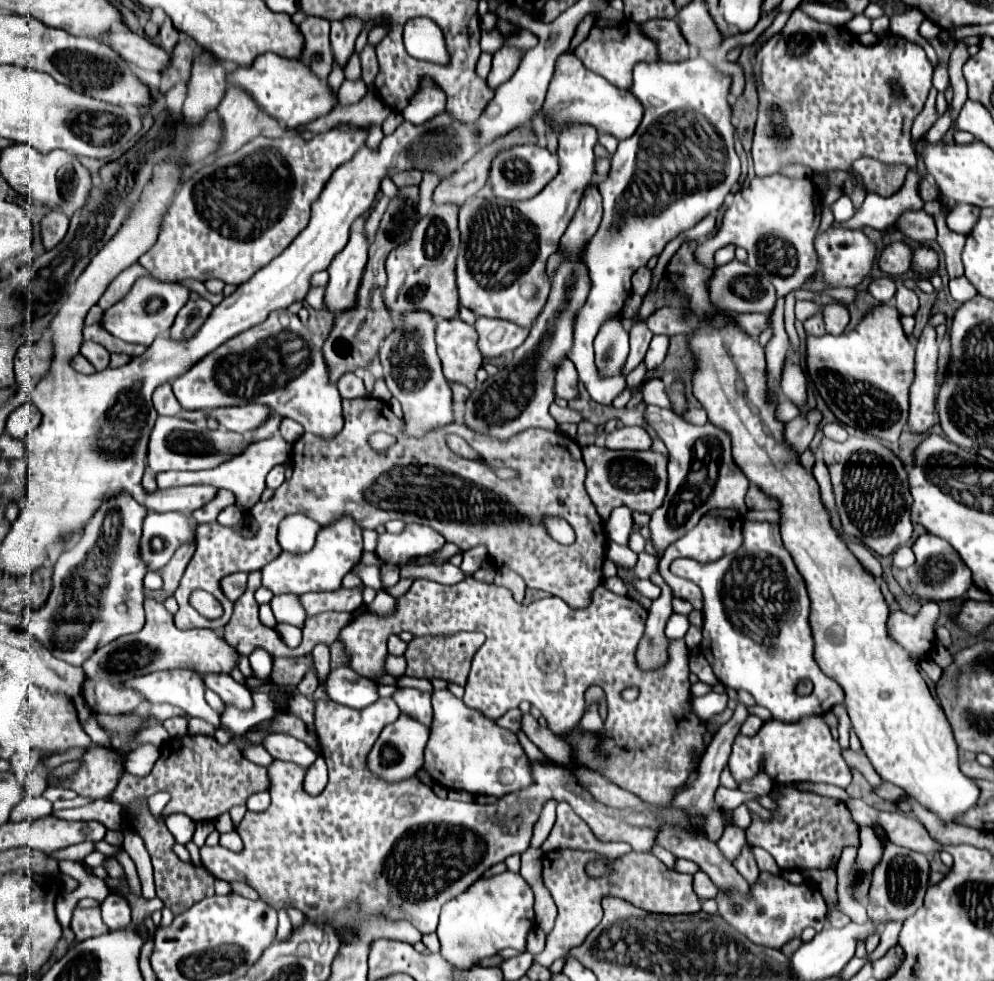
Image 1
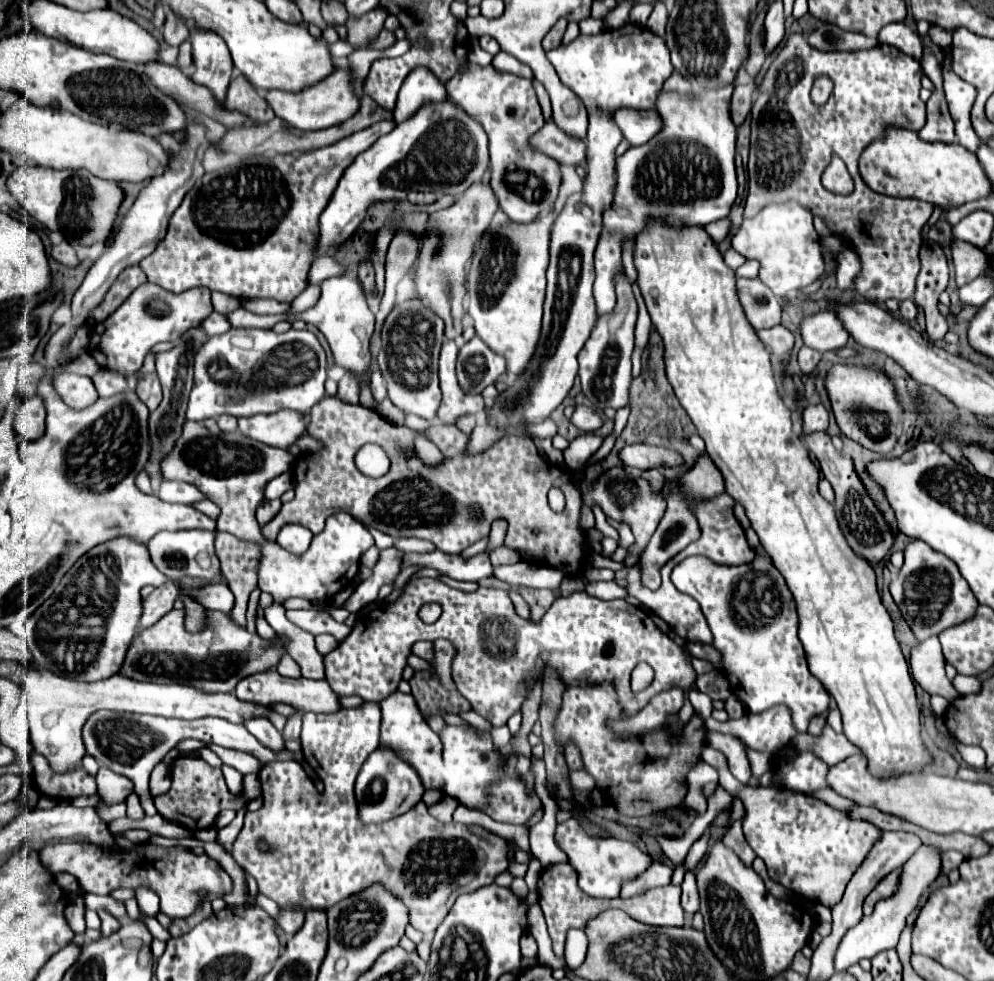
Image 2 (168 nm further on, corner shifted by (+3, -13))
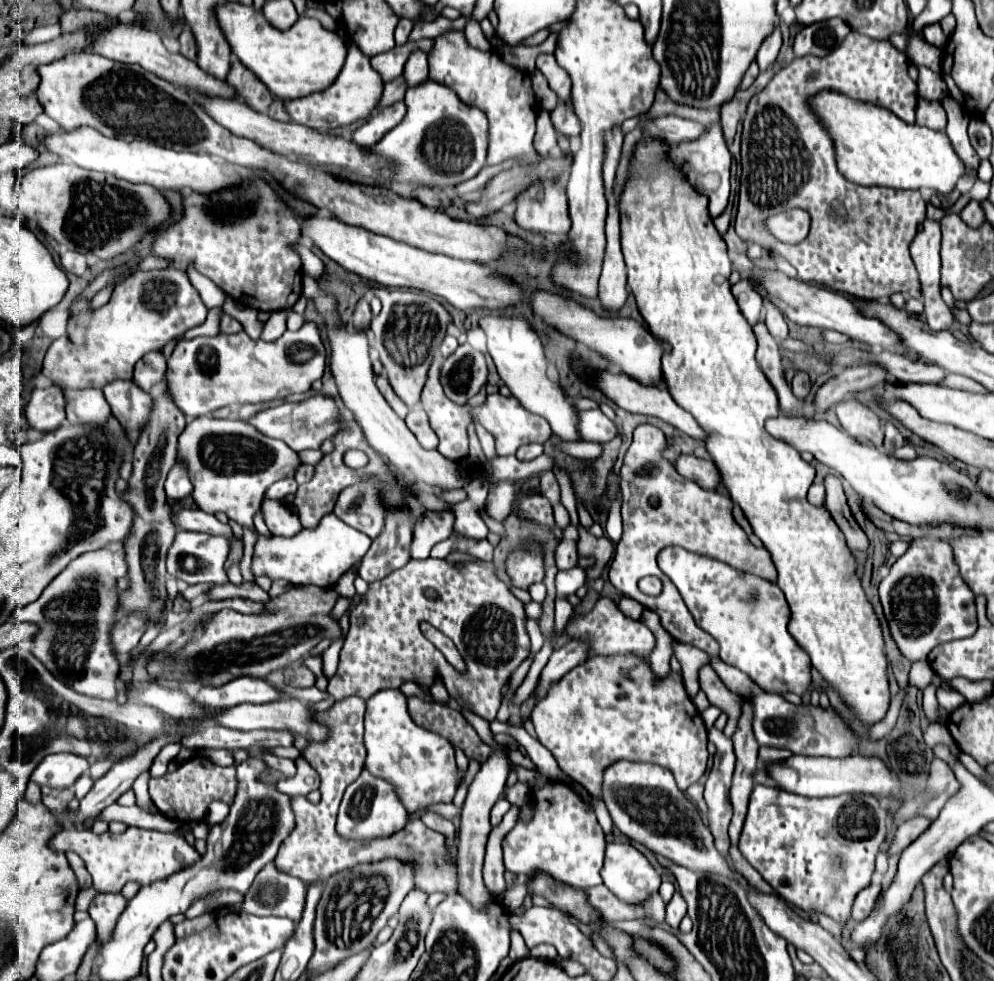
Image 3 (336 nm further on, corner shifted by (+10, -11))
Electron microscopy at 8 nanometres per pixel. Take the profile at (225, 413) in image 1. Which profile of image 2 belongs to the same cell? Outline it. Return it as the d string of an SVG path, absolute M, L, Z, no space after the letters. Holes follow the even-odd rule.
M279 410L273 414L239 418L239 432L277 448L293 446L303 434L307 434L307 426L309 416L299 414L297 410Z

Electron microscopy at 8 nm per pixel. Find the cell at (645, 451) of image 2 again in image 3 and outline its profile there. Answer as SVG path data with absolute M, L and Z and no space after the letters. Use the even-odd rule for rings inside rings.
M682 454L670 462L676 468L676 472L680 472L680 476L698 482L702 488L714 490L720 484L720 474L716 472L716 466L710 460L700 460L696 456Z

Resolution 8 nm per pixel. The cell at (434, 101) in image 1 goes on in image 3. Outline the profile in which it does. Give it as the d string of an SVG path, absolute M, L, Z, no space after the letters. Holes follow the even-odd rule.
M412 52L404 66L404 80L408 88L424 84L428 80L428 56L424 52Z

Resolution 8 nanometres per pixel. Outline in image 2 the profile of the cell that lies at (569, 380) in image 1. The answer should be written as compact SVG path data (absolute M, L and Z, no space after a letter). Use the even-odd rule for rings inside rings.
M577 406L575 414L571 418L571 422L581 430L581 432L589 432L595 434L601 426L603 426L603 416L593 410L593 408L585 408L585 406Z

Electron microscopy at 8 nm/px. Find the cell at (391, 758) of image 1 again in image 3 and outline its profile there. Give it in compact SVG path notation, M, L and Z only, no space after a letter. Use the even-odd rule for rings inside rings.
M364 768L362 774L356 778L356 782L352 782L344 792L336 830L340 836L348 840L374 840L398 832L400 828L404 828L406 822L408 822L408 812L400 796L396 796L396 788L388 784L384 778L378 778Z

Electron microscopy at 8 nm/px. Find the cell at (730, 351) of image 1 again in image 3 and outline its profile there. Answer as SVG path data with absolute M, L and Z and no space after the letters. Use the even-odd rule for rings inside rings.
M642 138L634 150L636 172L620 196L622 254L628 270L628 286L650 332L672 346L672 350L662 356L662 374L668 392L704 430L704 446L720 472L724 488L728 490L732 502L742 508L754 534L772 556L778 572L776 584L786 594L792 612L788 632L794 636L798 646L804 648L810 656L810 664L836 690L854 716L864 726L874 726L890 708L888 660L880 620L866 598L856 574L858 562L846 546L844 534L832 520L826 506L814 506L806 498L806 492L816 476L814 466L804 462L796 448L780 438L774 438L764 428L768 418L780 416L778 398L754 358L756 336L752 326L744 320L730 292L728 278L732 264L726 254L726 244L708 216L706 196L692 192L692 188L684 184L684 176L666 162L664 152L668 152L668 144L660 140L656 140L656 144L648 144L648 140Z

